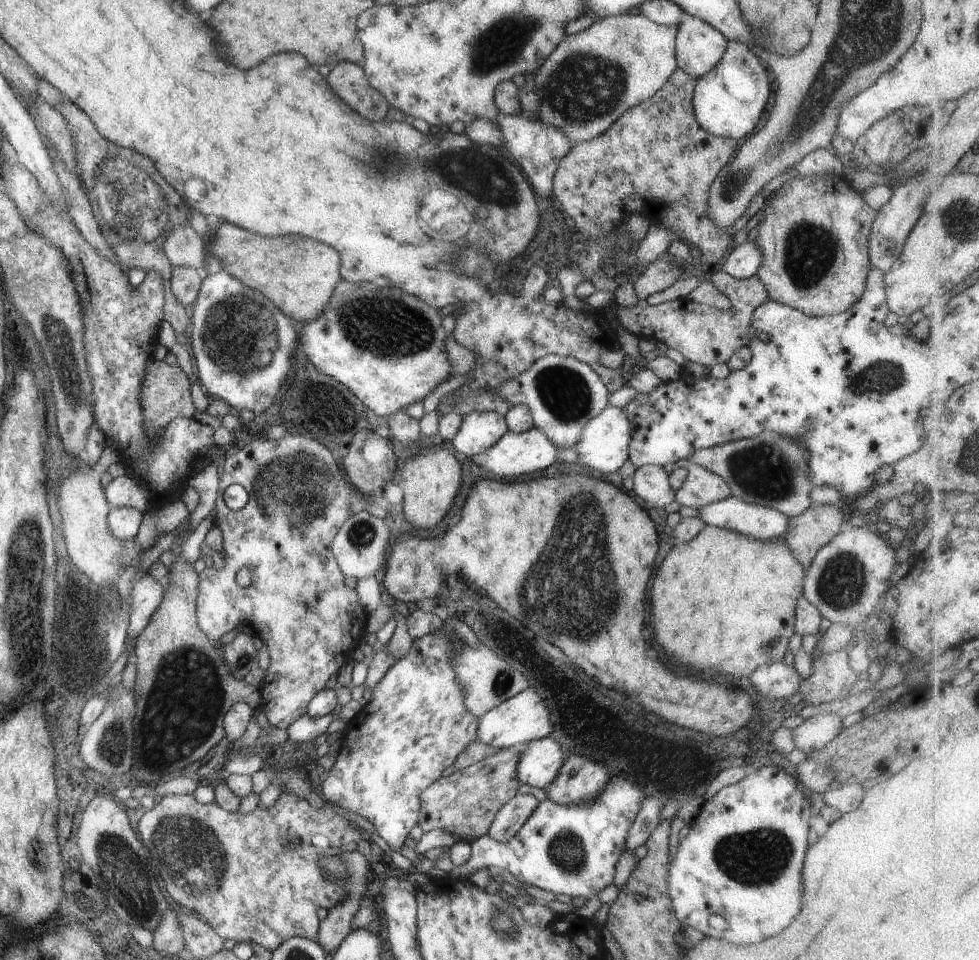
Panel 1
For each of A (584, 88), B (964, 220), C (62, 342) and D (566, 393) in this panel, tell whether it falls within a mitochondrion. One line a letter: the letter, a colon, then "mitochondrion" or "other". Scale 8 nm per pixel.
A: mitochondrion
B: mitochondrion
C: mitochondrion
D: mitochondrion

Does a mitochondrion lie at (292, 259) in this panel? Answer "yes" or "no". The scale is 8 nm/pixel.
no

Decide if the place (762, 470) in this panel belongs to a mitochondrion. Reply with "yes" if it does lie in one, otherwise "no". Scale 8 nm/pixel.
yes

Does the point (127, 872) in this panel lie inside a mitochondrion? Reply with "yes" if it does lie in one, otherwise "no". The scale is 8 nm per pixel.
yes

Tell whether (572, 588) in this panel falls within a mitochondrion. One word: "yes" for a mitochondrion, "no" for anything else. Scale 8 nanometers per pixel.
yes

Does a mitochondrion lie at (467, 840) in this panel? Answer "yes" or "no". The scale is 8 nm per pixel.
no

